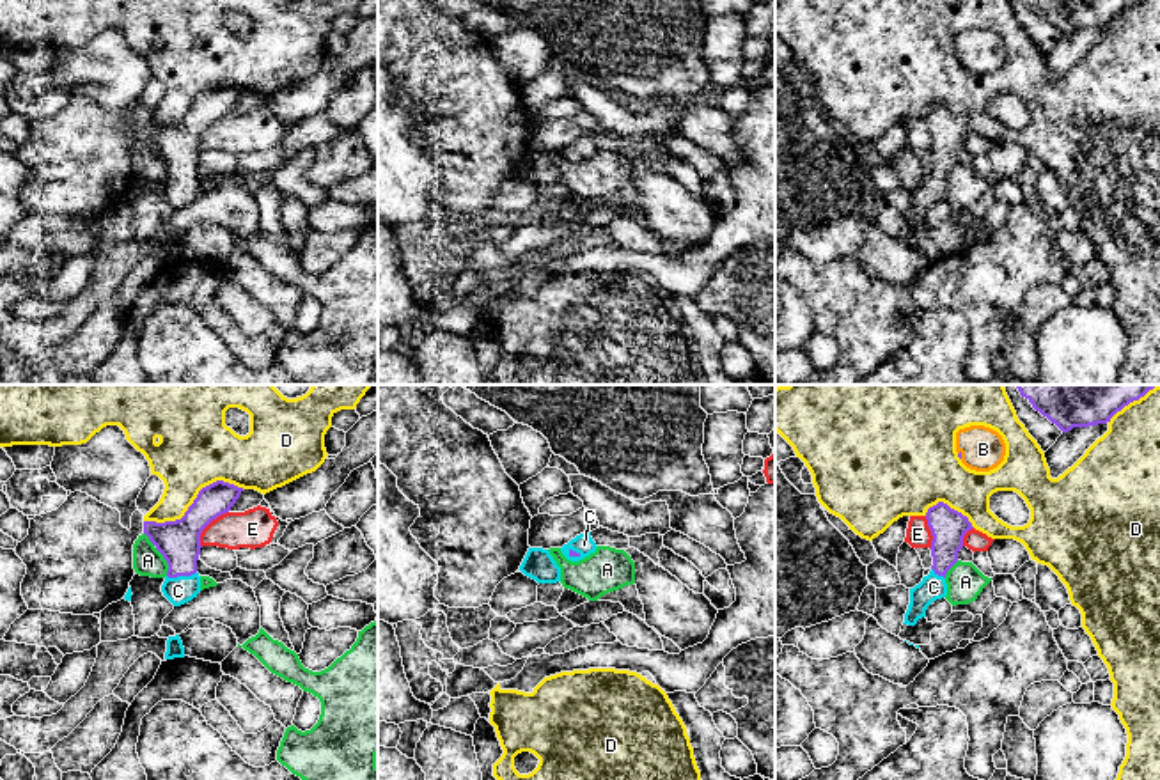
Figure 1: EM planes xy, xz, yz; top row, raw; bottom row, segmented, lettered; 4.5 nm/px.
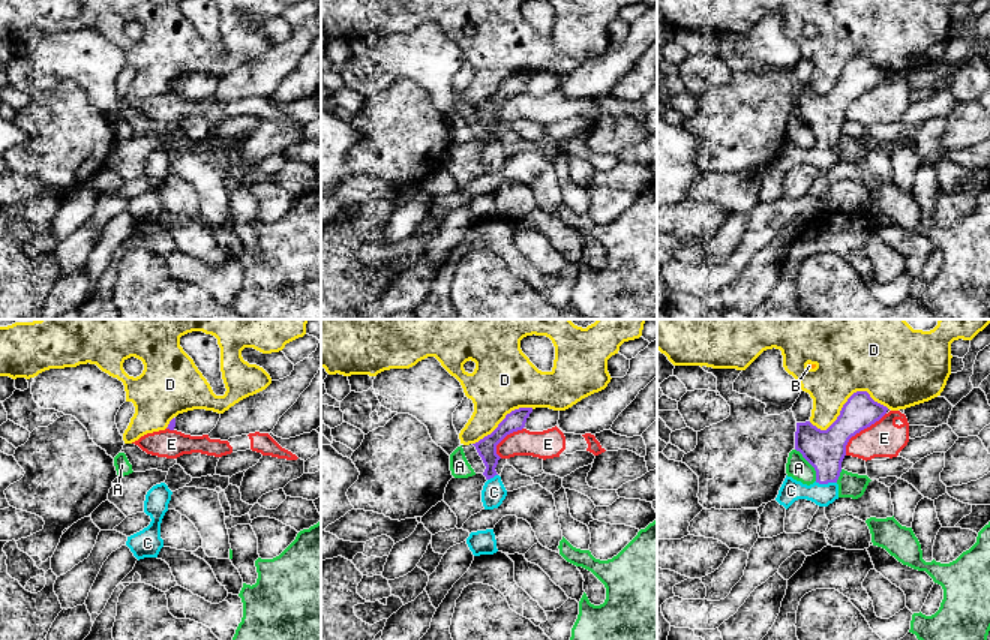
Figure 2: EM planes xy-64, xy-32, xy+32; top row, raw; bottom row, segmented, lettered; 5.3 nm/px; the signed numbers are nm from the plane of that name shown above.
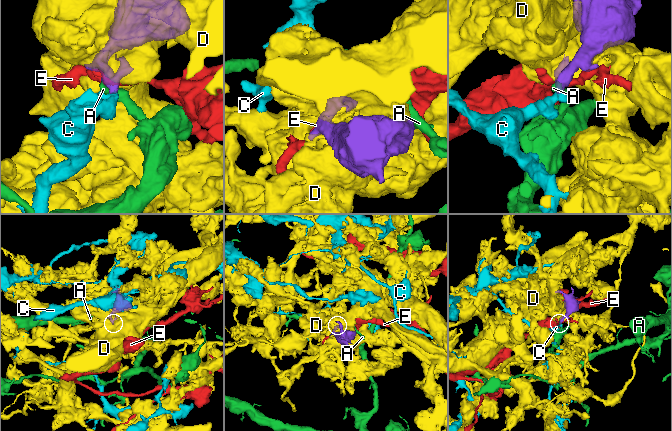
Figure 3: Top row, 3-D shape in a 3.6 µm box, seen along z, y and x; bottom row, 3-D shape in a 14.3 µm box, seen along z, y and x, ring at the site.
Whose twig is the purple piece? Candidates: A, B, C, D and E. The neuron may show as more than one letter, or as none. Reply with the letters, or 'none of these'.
B, C

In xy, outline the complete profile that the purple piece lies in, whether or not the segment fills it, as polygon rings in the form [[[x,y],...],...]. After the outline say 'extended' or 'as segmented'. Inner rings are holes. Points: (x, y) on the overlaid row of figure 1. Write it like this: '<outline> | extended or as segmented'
[[[216,480],[202,488],[184,516],[176,521],[144,521],[144,534],[169,564],[163,596],[181,606],[200,592],[197,560],[200,555],[200,534],[218,516],[231,511],[243,488]]] | extended

